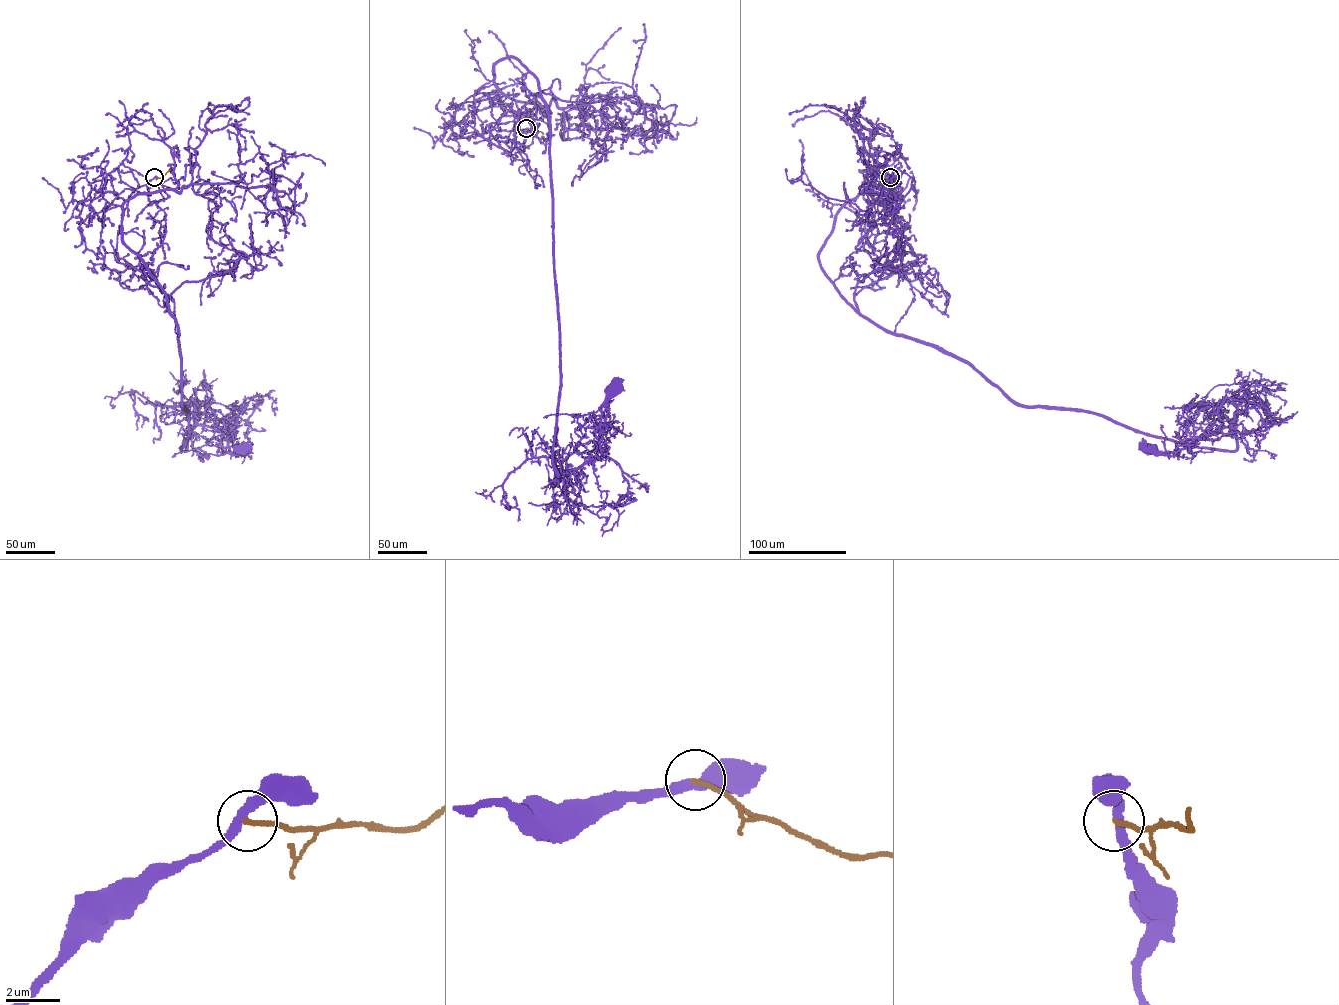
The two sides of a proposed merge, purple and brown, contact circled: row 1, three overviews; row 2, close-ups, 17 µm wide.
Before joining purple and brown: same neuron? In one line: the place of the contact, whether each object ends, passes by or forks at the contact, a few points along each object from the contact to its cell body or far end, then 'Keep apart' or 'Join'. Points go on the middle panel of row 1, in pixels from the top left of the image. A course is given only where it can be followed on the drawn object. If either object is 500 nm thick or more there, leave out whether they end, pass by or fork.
Place: (526, 128). At the ring purple passes by. At the ring brown ends. Course of purple: (525, 128), (493, 82), (509, 57), (536, 78), (548, 115), (558, 475), (595, 454), (601, 404), (616, 390). Course of brown: (526, 128), (543, 134). Keep apart

